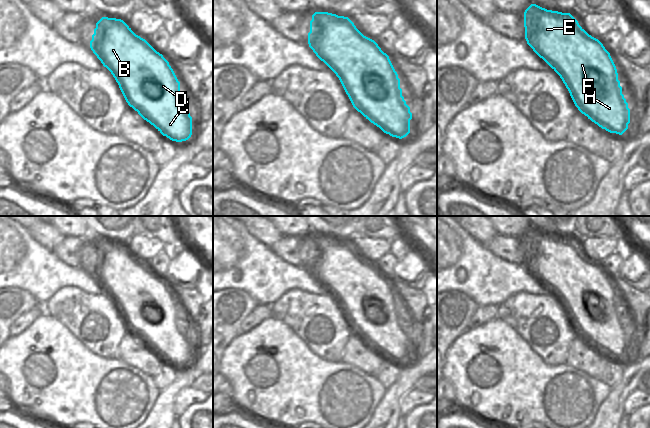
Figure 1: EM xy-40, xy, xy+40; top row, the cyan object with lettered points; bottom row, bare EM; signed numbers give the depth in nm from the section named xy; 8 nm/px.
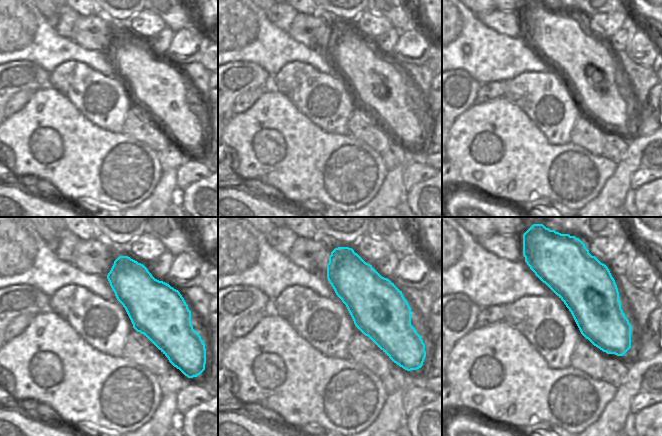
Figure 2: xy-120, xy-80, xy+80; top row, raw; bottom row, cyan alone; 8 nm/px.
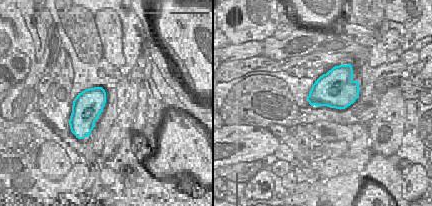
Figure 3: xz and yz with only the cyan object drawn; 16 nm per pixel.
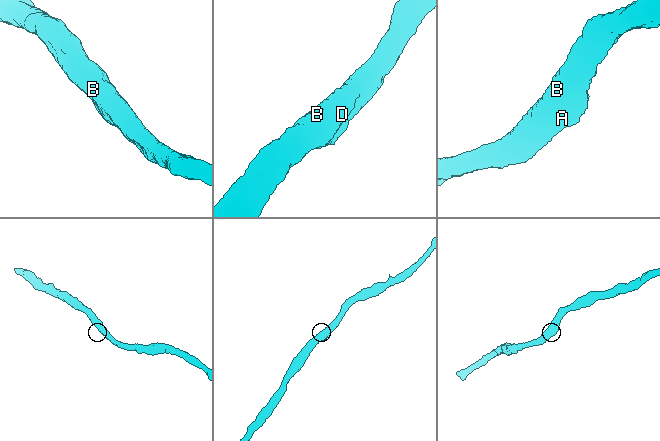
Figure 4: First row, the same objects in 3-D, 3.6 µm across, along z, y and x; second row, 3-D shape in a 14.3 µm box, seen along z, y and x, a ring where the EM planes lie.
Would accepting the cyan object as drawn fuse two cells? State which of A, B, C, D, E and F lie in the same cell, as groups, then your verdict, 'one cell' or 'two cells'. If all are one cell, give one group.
A B C D E F; one cell

